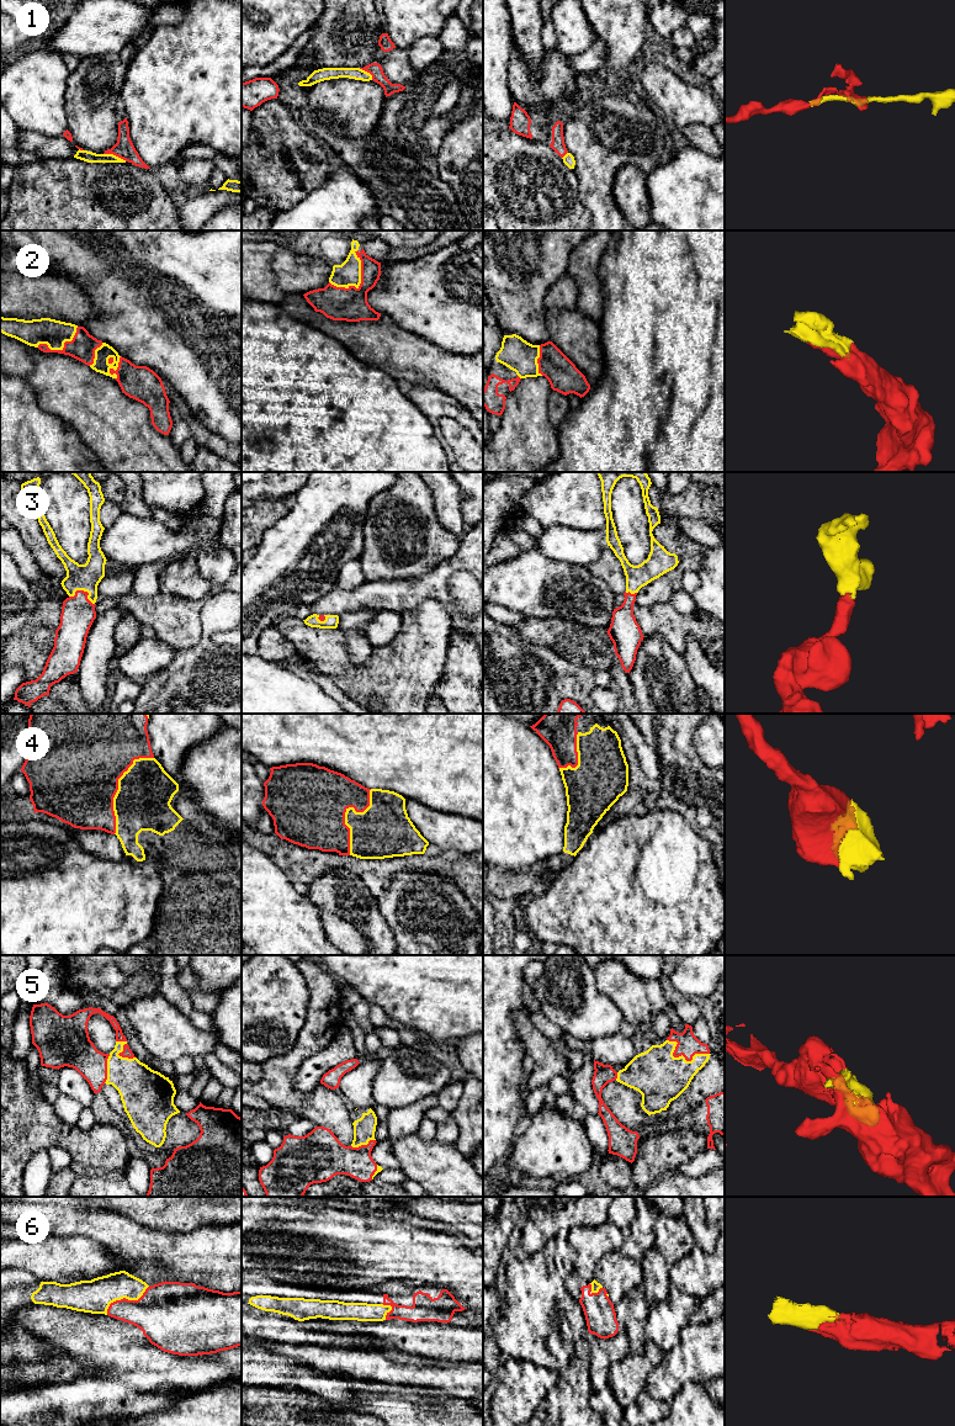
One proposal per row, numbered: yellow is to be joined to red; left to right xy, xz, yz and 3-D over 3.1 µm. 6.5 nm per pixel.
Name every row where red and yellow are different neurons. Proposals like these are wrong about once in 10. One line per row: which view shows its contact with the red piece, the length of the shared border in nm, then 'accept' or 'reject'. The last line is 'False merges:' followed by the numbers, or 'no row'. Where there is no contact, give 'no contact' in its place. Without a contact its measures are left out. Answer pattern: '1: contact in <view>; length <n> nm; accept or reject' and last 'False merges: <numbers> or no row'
1: contact in xy; length 160 nm; accept
2: contact in xz; length 300 nm; accept
3: contact in xy; length 180 nm; accept
4: contact in xy; length 550 nm; accept
5: contact in yz; length 300 nm; accept
6: contact in xy; length 340 nm; accept
False merges: no row

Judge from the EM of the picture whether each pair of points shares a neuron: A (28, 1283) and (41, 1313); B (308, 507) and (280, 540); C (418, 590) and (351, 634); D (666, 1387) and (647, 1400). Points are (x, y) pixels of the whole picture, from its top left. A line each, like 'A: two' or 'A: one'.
A: two
B: one
C: two
D: two

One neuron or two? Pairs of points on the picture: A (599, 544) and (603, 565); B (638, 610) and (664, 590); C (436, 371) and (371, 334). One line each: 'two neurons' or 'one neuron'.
A: two neurons
B: two neurons
C: one neuron

